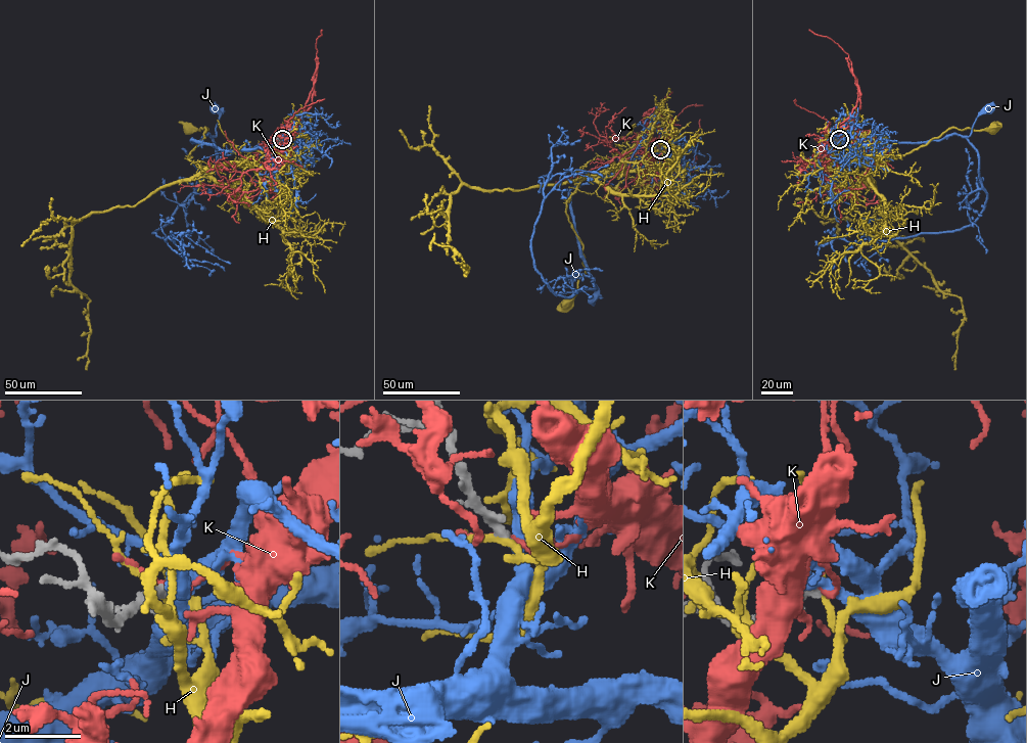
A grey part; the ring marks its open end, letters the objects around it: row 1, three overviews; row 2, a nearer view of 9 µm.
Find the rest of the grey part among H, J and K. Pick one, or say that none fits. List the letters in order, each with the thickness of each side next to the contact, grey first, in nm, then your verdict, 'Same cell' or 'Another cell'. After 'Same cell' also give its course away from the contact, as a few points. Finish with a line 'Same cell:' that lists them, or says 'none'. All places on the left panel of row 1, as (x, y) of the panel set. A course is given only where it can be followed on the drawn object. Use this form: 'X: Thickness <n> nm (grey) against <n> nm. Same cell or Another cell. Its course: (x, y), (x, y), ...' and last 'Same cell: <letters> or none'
H: Thickness 280 nm (grey) against 150 nm. Another cell
J: Thickness 280 nm (grey) against 320 nm. Same cell. Its course: (282, 139), (239, 150), (193, 142), (216, 136), (215, 107)
K: Thickness 280 nm (grey) against 120 nm. Another cell
Same cell: J

